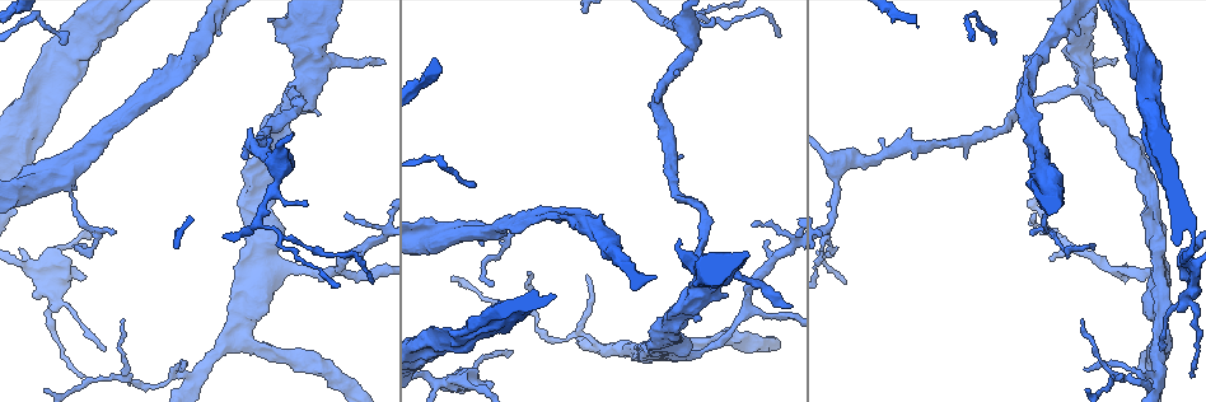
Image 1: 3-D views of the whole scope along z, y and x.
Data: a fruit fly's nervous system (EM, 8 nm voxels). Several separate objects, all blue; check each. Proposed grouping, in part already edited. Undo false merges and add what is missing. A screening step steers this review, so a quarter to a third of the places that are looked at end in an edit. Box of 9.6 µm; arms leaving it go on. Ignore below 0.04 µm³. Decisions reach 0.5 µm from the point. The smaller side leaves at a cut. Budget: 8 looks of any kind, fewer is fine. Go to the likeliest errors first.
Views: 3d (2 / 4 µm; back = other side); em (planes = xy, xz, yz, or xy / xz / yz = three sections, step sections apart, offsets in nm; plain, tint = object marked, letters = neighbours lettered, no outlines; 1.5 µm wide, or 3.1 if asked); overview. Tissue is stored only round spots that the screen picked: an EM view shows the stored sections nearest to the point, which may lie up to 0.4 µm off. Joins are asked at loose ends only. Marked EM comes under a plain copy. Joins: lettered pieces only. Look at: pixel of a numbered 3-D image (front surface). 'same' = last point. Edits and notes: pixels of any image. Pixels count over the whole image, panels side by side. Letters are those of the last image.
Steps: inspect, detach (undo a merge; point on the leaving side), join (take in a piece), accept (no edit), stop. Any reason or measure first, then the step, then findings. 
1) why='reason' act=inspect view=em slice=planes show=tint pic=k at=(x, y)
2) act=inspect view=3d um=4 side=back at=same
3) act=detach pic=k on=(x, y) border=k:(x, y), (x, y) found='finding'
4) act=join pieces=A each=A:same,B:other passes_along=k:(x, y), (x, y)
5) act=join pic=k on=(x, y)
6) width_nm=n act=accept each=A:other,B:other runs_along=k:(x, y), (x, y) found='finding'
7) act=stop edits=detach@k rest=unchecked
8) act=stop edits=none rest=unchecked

why='thin end' act=inspect view=3d um=4 pic=1 at=(372, 284)

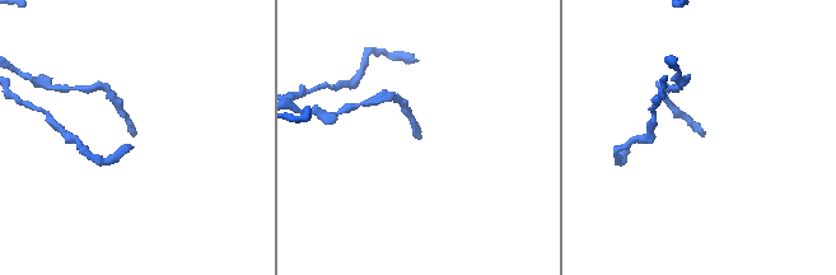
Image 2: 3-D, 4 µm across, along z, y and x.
act=inspect view=em slice=planes show=tint pic=2 at=(134, 135)

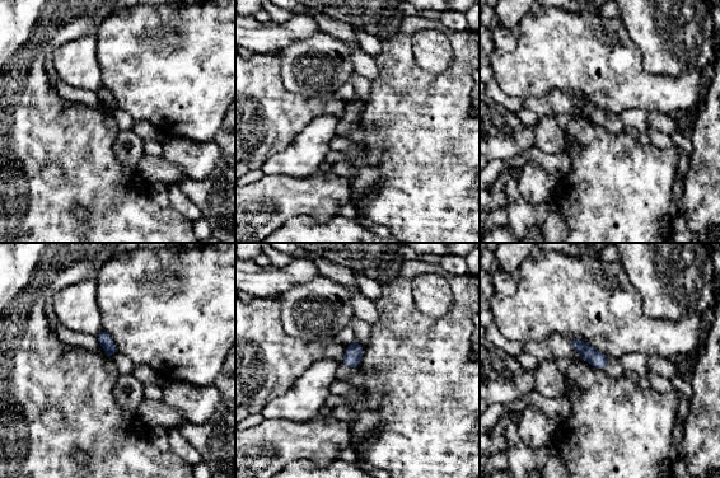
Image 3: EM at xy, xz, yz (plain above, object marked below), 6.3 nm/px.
act=inspect view=em slice=planes show=letters at=same

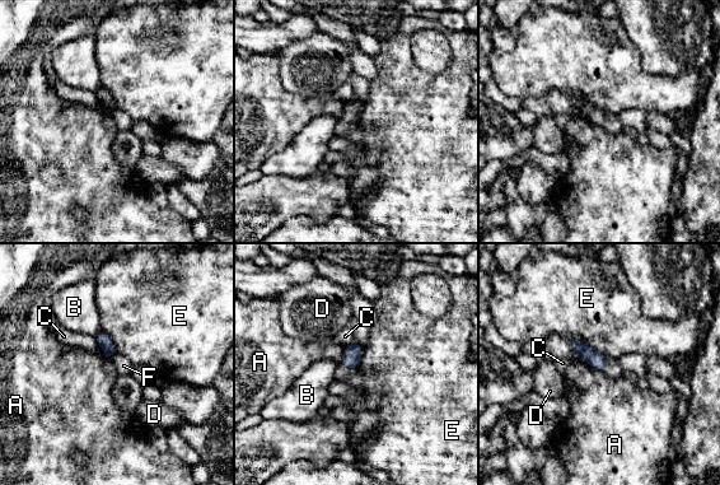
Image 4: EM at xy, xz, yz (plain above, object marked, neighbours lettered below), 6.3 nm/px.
act=accept each=A:other,B:other,C:other,D:other,E:other,F:other found='none of them fits'

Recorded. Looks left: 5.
why='branch stops here' act=inspect view=em slice=planes show=letters pic=1 at=(1161, 231)

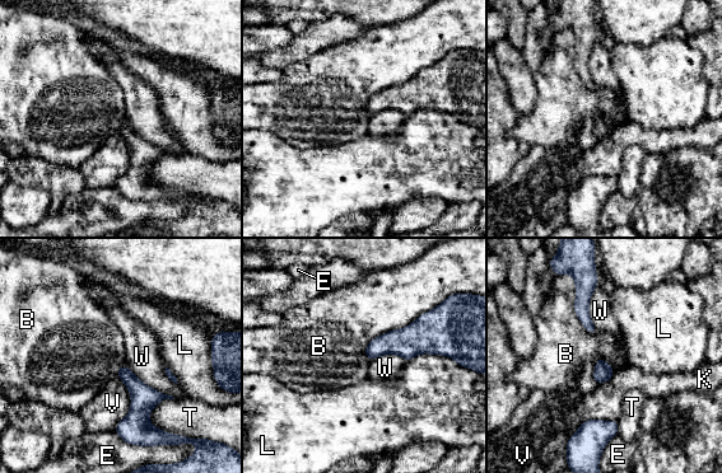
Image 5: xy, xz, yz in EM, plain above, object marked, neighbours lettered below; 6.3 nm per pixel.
act=accept each=B:other,E:other,K:other,L:other,T:other,V:other,W:other border=5:(437, 307), (375, 337), (367, 359) found='none of them fits'

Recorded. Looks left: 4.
why='free end' act=inspect view=3d um=4 side=back pic=1 at=(363, 257)

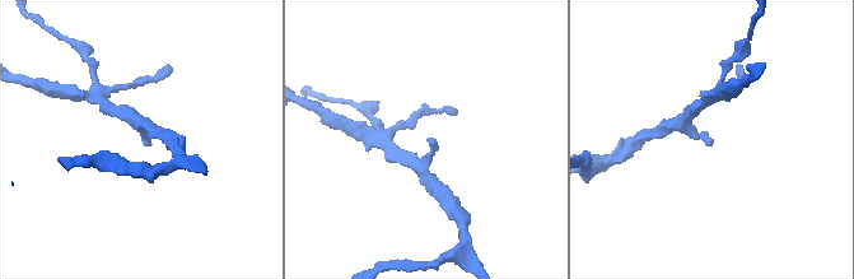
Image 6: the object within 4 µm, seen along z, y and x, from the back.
why='now the EM' act=inspect view=em slice=planes show=letters pic=6 at=(713, 142)

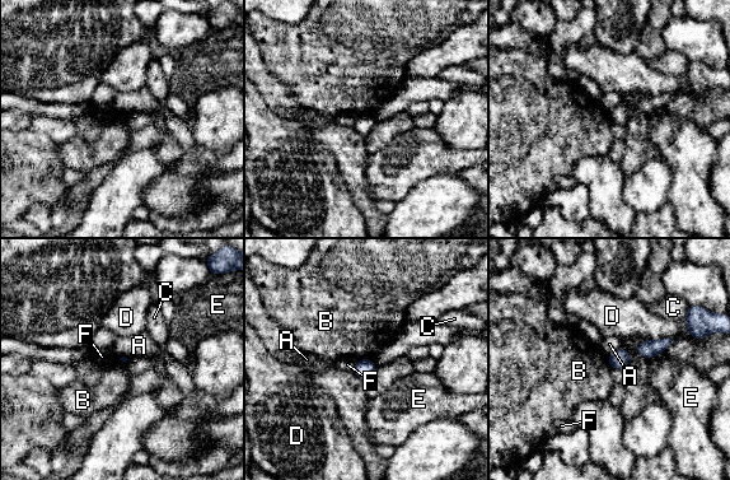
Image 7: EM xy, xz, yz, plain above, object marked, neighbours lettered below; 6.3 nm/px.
act=accept each=A:other,B:other,C:other,D:other,E:other,F:other border=7:(369, 357), (358, 360) found='no lettered piece goes on from it'

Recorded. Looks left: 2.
act=stop edits=none rest=unchecked

